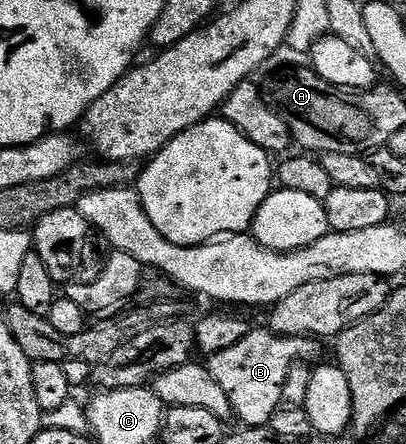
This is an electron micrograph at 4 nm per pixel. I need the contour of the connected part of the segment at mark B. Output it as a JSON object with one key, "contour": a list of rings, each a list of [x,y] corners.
{"contour":[[[255,328],[245,336],[245,340],[233,344],[233,348],[210,355],[209,369],[213,380],[217,380],[225,396],[229,396],[234,417],[240,418],[244,427],[267,426],[284,405],[283,389],[289,372],[304,360],[311,360],[307,358],[317,357],[318,345],[320,343],[311,336],[294,338],[275,334],[269,328]]]}

